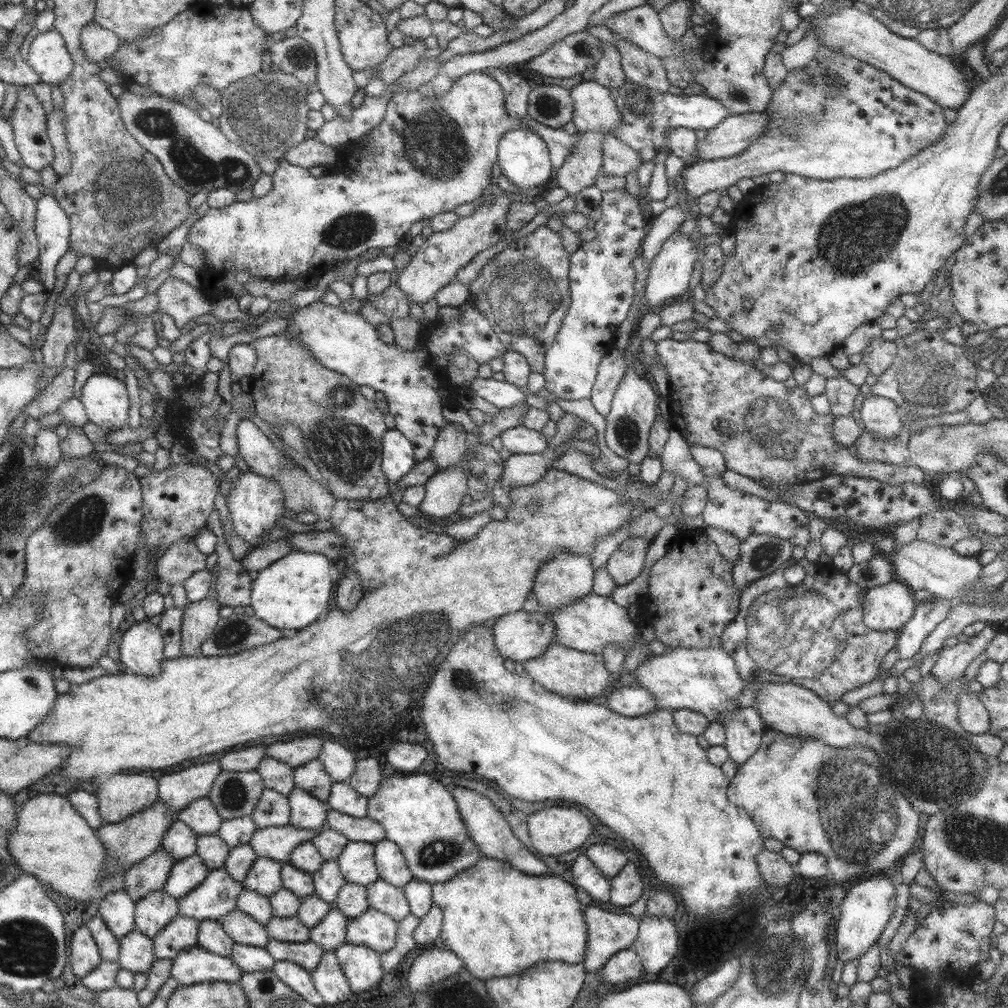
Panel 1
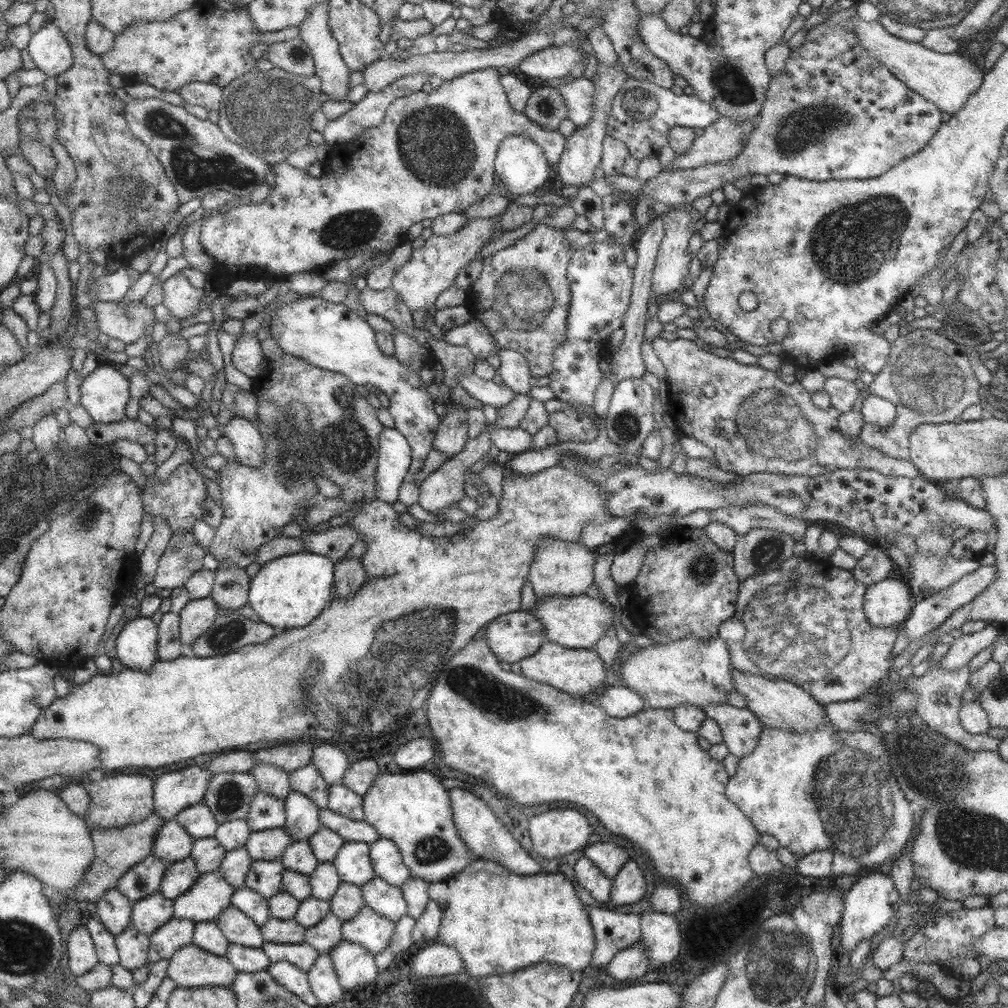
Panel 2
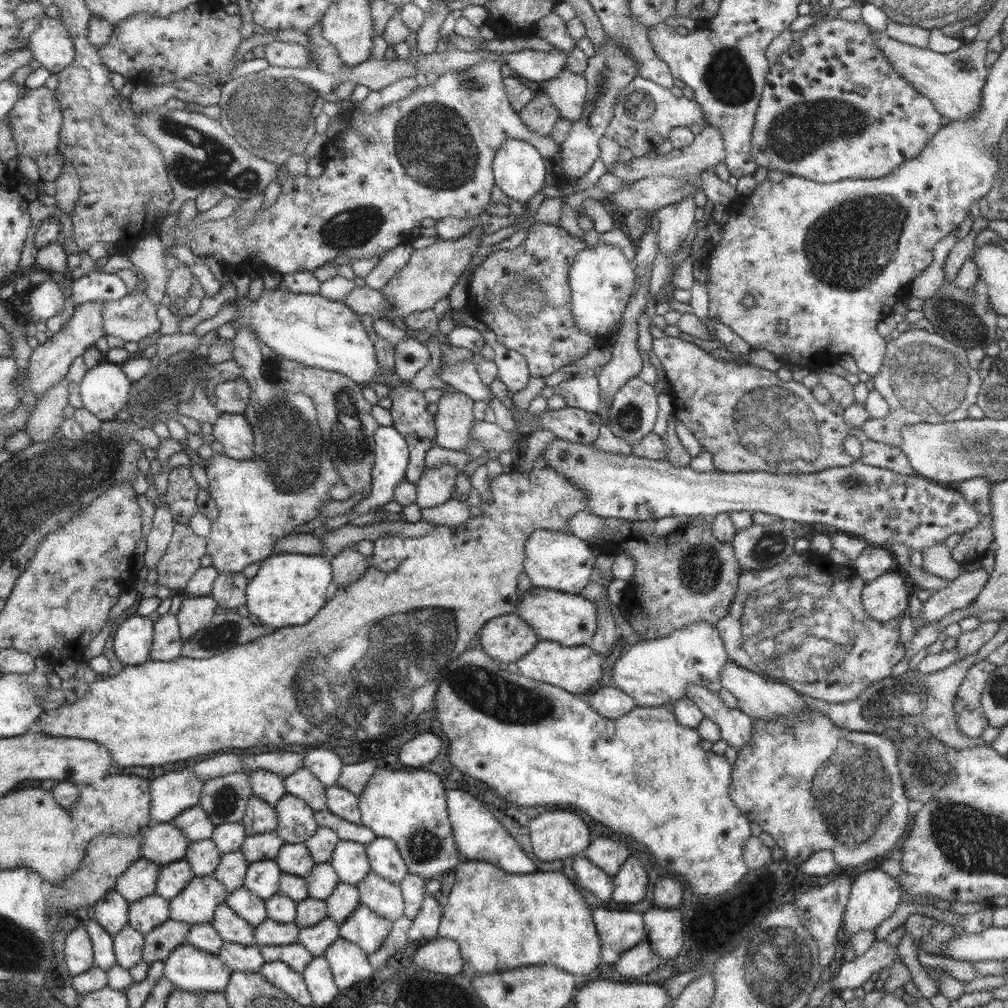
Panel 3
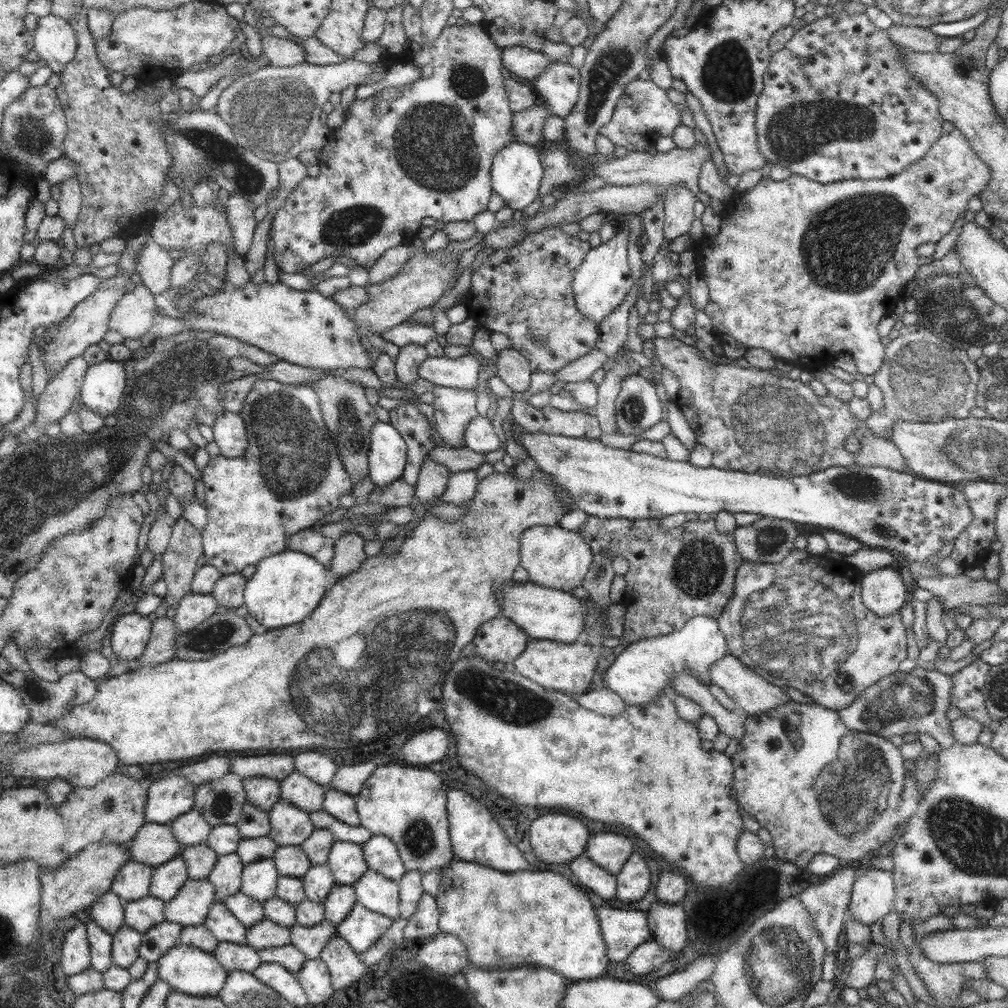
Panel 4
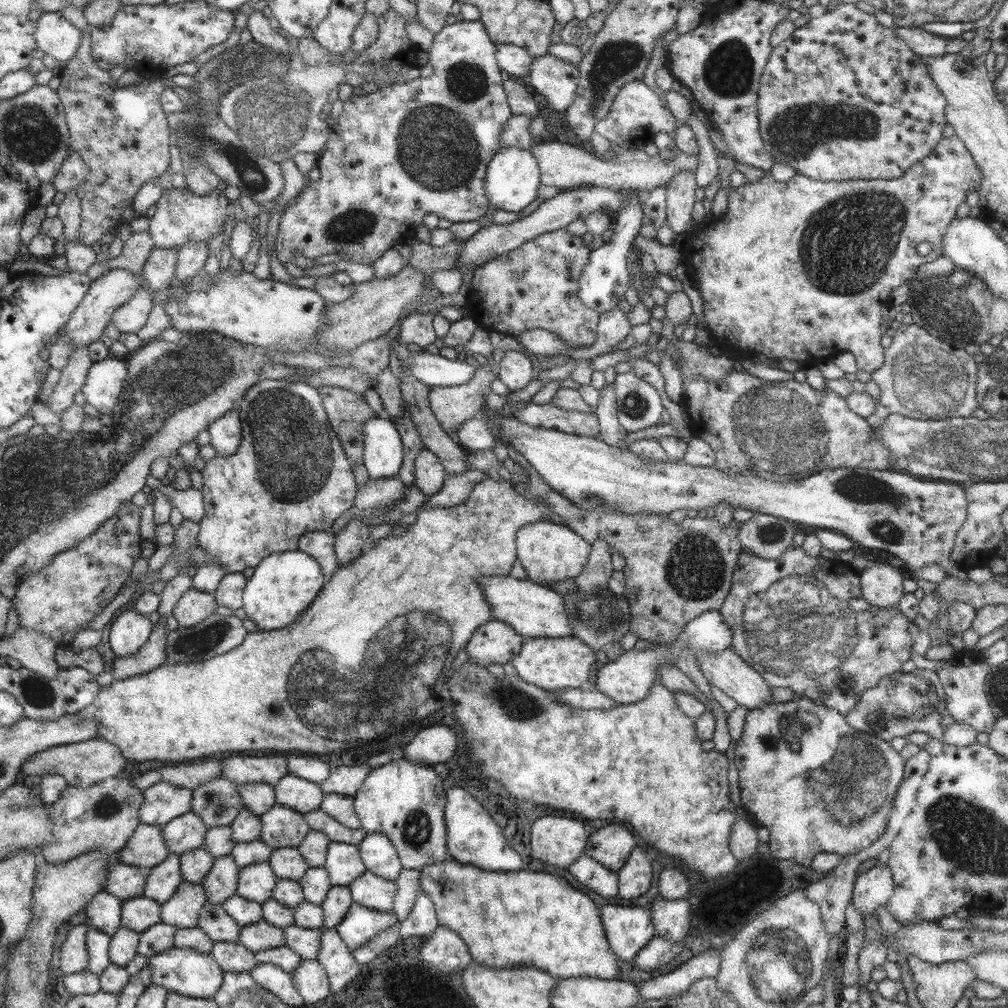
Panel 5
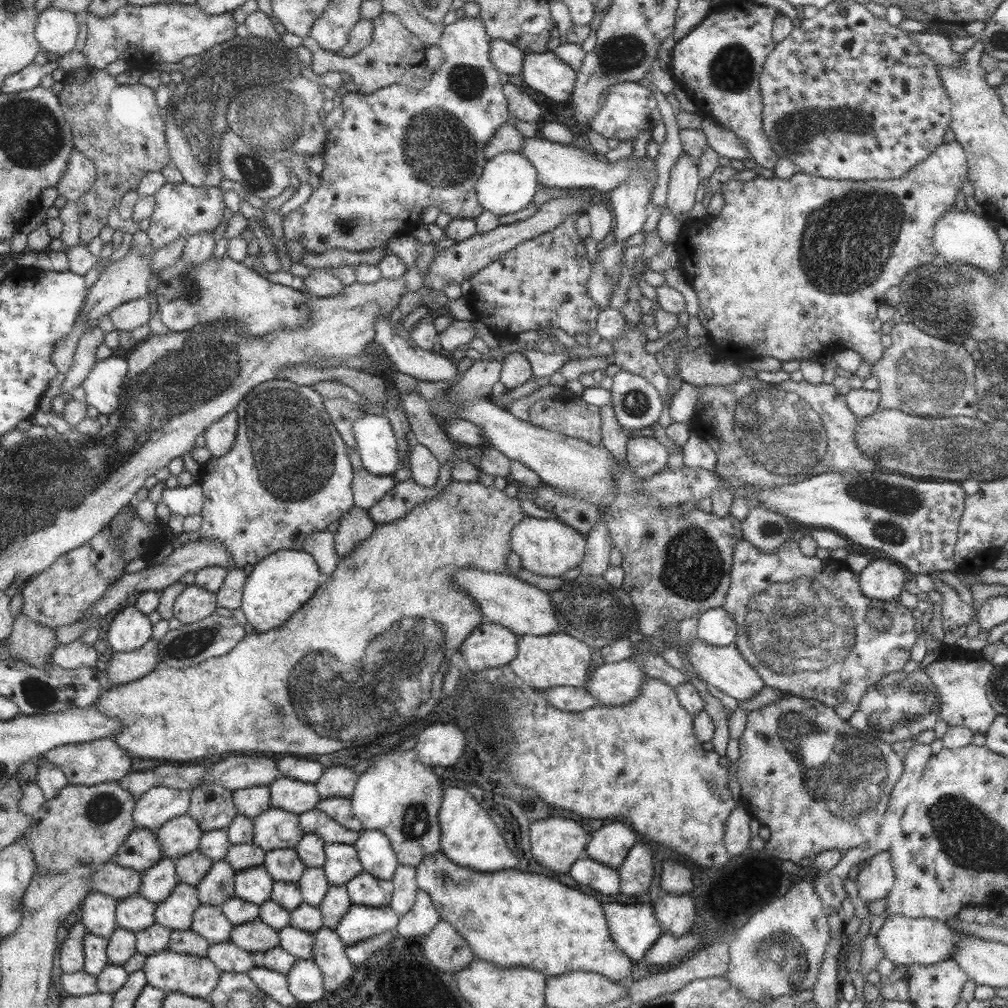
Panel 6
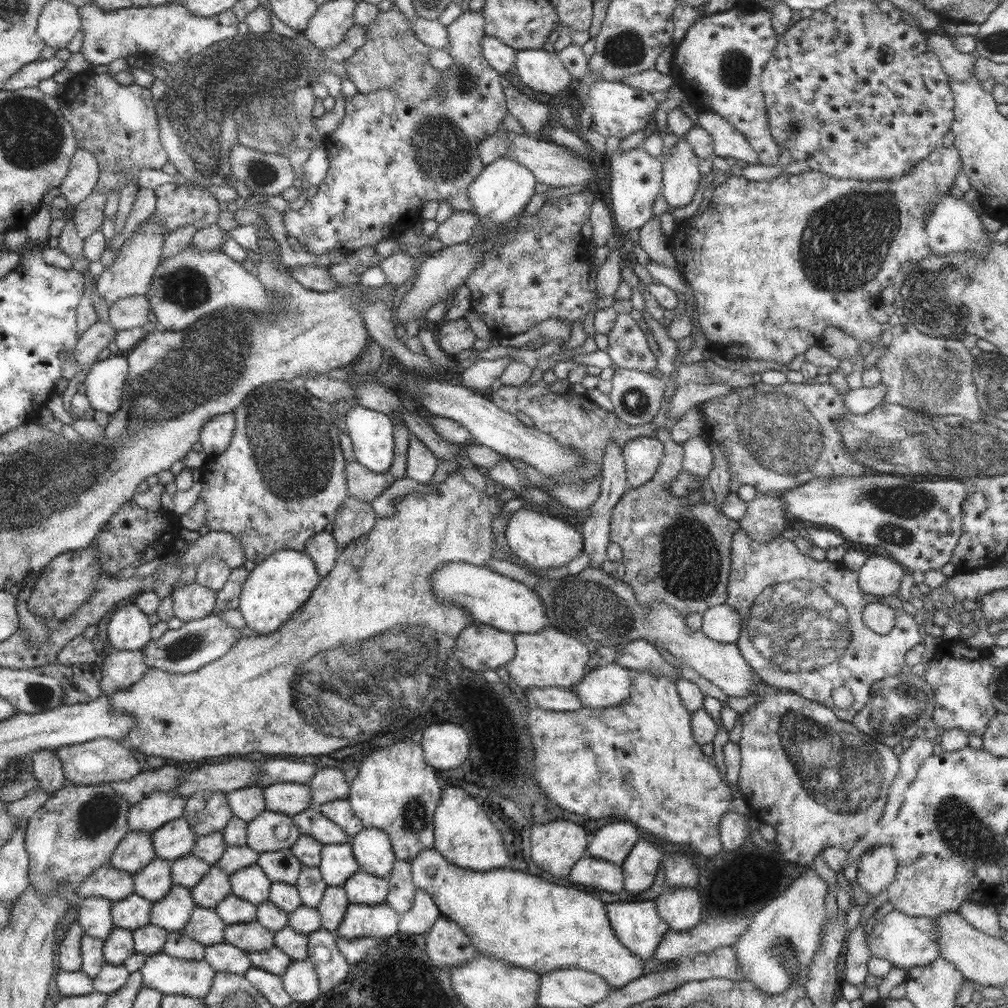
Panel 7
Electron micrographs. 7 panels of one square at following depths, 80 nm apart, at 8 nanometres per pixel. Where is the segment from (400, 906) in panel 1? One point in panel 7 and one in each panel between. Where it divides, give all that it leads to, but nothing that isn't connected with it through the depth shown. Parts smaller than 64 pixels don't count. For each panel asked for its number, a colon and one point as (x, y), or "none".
2: (386, 900)
3: (382, 896)
4: (374, 892)
5: (371, 891)
6: (364, 889)
7: (362, 888)

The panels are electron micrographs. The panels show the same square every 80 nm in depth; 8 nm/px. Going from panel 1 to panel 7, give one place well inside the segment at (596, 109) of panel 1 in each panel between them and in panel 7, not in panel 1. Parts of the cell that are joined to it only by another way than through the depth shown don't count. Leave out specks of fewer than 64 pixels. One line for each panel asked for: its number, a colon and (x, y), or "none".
2: (576, 94)
3: (565, 92)
4: (558, 85)
5: (555, 80)
6: (543, 72)
7: (538, 70)

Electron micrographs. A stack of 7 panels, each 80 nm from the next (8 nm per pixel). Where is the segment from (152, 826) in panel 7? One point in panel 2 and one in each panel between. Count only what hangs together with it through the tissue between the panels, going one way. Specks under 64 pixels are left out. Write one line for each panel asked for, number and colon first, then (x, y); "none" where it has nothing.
2: (174, 791)
3: (173, 793)
4: (172, 796)
5: (163, 802)
6: (160, 805)

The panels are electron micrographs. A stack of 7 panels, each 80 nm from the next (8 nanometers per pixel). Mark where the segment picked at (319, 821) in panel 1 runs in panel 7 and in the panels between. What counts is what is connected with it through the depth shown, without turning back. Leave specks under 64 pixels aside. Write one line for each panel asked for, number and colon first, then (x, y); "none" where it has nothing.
2: (301, 822)
3: (295, 824)
4: (288, 826)
5: (281, 827)
6: (275, 828)
7: (269, 832)

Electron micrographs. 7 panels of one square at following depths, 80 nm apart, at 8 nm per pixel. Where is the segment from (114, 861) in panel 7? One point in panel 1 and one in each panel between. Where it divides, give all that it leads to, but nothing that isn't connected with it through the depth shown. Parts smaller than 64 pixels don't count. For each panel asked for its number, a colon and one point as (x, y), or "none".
1: (179, 842)
2: (173, 843)
3: (163, 844)
4: (154, 844)
5: (147, 848)
6: (142, 850)

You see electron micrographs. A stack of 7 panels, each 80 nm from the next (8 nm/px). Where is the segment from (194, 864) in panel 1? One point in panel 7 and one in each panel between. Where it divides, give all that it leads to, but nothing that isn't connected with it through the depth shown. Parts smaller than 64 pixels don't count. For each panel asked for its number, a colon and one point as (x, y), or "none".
2: (177, 879)
3: (173, 877)
4: (168, 878)
5: (165, 878)
6: (159, 881)
7: (153, 882)

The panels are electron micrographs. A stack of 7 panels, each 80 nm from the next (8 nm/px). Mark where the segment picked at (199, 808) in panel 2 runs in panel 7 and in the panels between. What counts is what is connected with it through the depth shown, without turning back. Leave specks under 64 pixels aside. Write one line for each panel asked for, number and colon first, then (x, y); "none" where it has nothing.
3: (194, 824)
4: (192, 828)
5: (187, 832)
6: (181, 835)
7: (173, 840)

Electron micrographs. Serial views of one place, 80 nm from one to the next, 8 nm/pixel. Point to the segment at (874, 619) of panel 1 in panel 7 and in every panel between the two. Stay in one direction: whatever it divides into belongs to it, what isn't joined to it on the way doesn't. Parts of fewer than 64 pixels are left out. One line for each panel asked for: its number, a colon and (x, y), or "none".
2: (885, 604)
3: (884, 598)
4: (882, 591)
5: (880, 583)
6: (881, 580)
7: (878, 576)

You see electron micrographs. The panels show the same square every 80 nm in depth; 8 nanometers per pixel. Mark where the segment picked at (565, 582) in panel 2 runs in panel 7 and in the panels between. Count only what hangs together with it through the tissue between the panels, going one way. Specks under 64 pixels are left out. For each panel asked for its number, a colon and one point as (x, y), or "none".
3: (561, 562)
4: (556, 558)
5: (548, 552)
6: (547, 547)
7: (541, 541)

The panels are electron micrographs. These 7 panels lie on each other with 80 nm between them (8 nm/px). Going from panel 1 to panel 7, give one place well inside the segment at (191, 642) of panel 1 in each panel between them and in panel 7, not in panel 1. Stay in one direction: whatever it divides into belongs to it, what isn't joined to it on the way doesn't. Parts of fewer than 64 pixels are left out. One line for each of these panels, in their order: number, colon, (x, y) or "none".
2: (197, 616)
3: (194, 613)
4: (192, 609)
5: (192, 606)
6: (193, 603)
7: (190, 601)

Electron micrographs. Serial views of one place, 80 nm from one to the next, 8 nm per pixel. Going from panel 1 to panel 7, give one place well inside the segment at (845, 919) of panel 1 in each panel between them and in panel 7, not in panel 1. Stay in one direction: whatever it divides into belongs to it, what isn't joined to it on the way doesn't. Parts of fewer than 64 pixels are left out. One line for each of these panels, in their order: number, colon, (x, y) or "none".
2: (869, 903)
3: (873, 896)
4: (872, 895)
5: (871, 890)
6: (874, 881)
7: (876, 867)

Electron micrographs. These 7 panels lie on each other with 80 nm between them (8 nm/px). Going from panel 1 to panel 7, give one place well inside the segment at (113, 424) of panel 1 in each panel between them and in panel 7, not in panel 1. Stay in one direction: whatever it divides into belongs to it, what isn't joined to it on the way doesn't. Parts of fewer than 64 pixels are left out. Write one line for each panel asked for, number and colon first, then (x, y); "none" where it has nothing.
2: (105, 392)
3: (105, 390)
4: (105, 383)
5: (107, 379)
6: (103, 386)
7: (105, 383)

